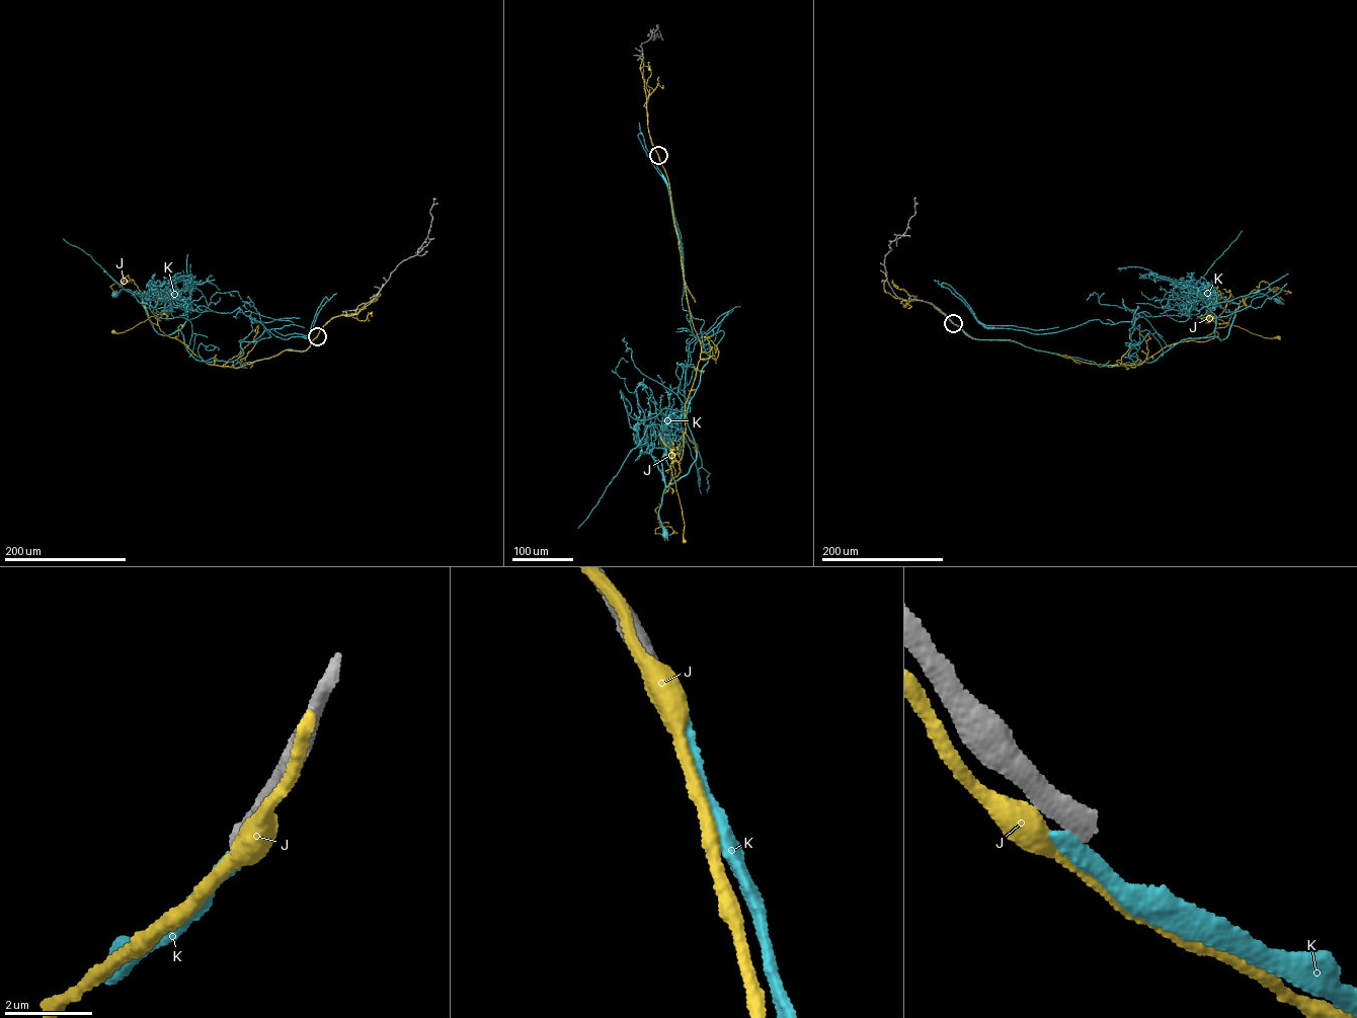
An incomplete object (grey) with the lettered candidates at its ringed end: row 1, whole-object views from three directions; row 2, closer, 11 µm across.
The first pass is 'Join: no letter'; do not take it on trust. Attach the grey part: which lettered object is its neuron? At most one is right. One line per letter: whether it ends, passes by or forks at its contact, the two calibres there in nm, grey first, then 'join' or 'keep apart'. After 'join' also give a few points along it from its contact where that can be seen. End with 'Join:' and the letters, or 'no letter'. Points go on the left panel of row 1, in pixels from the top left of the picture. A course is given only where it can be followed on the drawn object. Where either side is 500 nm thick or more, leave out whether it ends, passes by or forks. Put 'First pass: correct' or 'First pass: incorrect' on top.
First pass: correct
J: it passes by | 400/480 nm | keep apart
K: 500/440 nm | keep apart
Join: no letter

